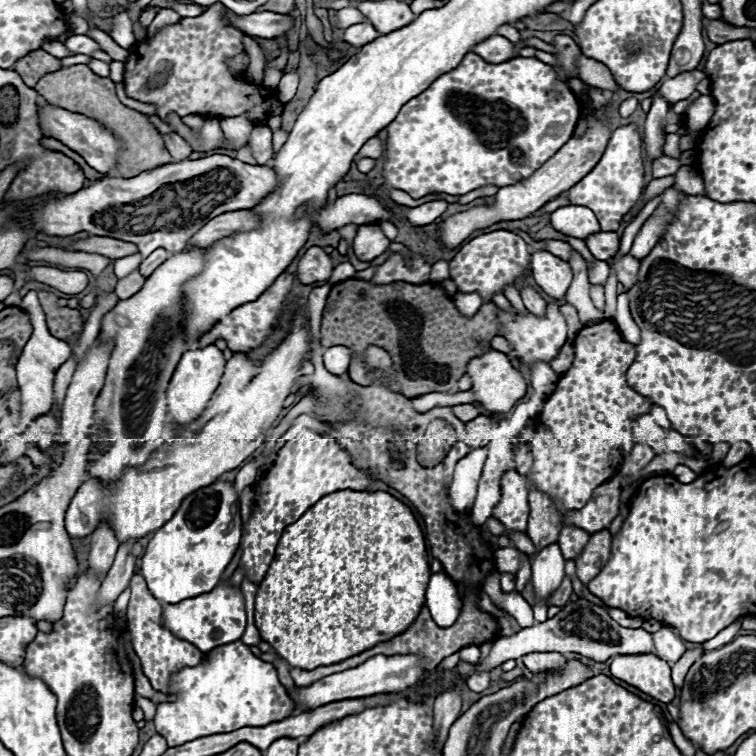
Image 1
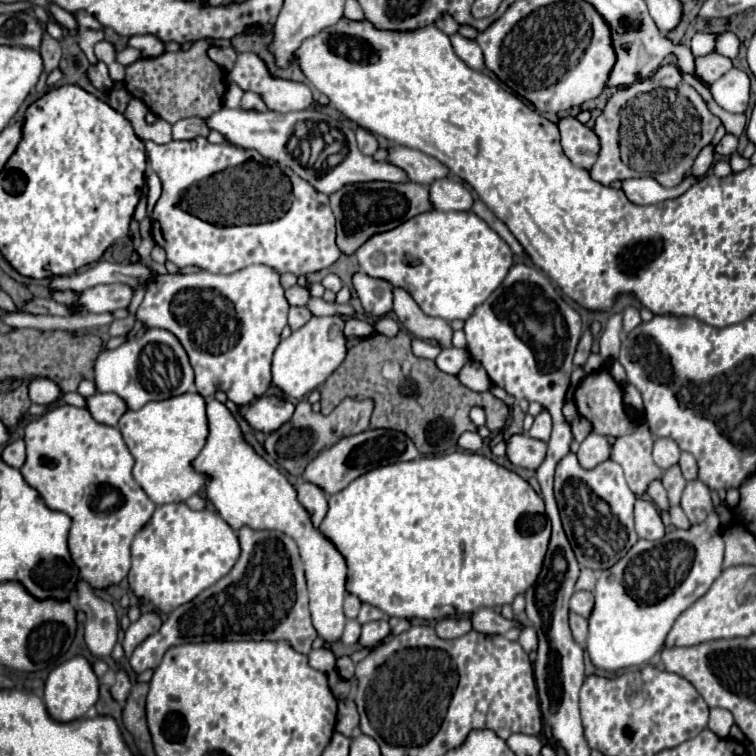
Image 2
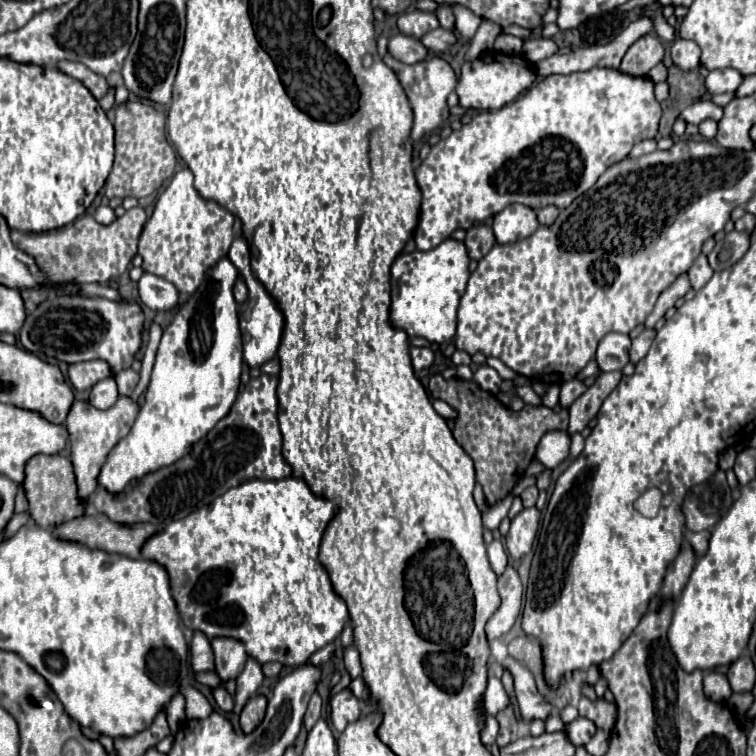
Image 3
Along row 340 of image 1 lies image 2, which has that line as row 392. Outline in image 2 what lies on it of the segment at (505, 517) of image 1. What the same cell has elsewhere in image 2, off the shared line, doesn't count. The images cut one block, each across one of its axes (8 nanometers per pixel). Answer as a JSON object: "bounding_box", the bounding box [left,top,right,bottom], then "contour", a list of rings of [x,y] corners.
{"bounding_box":[574,366,662,496],"contour":[[[604,366],[600,372],[584,376],[580,386],[574,392],[574,402],[582,418],[586,418],[592,424],[592,432],[602,436],[612,436],[612,454],[610,458],[618,462],[626,474],[626,482],[630,490],[636,496],[646,494],[652,480],[662,478],[662,470],[652,460],[652,434],[648,430],[648,424],[644,420],[642,412],[630,412],[624,402],[624,388],[616,384],[616,380],[610,376],[608,366]]]}

